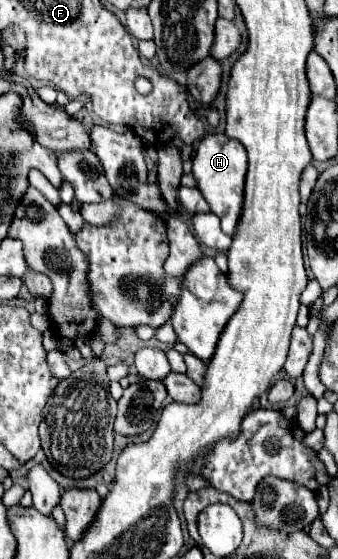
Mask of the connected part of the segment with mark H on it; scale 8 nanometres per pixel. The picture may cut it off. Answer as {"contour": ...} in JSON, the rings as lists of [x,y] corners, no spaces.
{"contour":[[[207,134],[199,142],[199,146],[193,154],[193,176],[197,180],[197,188],[201,190],[203,198],[211,206],[211,212],[221,218],[223,232],[229,236],[233,236],[237,220],[241,216],[245,174],[247,174],[247,154],[245,154],[245,148],[241,146],[241,142],[237,142],[233,138],[225,138],[223,134]]]}

